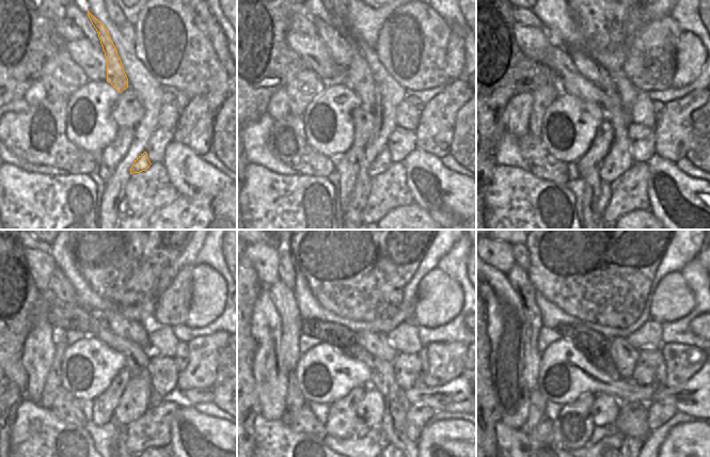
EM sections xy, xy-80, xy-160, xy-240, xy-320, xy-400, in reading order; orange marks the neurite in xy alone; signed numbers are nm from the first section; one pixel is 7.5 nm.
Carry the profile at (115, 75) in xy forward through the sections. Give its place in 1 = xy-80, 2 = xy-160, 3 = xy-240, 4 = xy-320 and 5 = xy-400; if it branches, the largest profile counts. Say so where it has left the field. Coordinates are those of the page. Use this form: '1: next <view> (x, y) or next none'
1: next xy-80 (357, 75)
2: next xy-160 (618, 159)
3: next xy-240 (137, 397)
4: next xy-320 (369, 410)
5: next xy-400 (605, 409)

